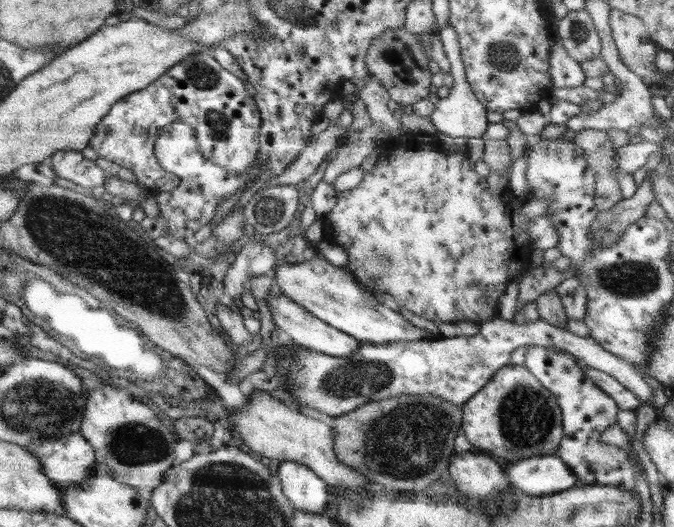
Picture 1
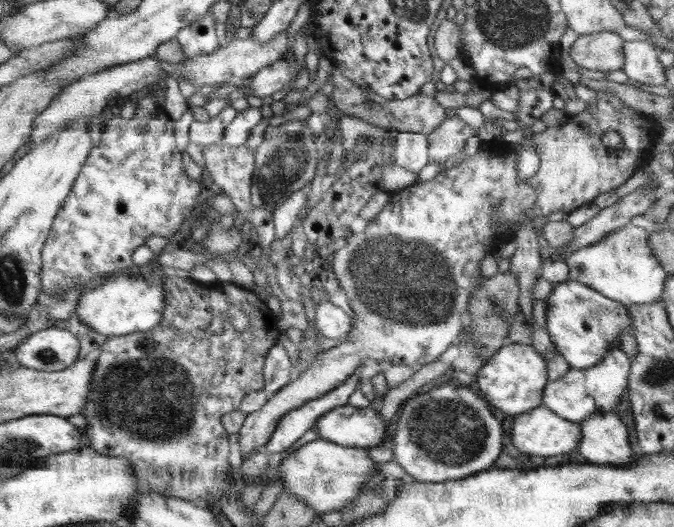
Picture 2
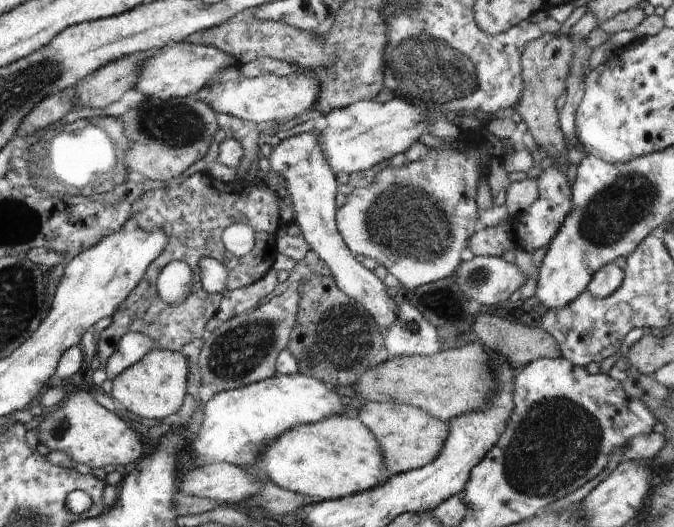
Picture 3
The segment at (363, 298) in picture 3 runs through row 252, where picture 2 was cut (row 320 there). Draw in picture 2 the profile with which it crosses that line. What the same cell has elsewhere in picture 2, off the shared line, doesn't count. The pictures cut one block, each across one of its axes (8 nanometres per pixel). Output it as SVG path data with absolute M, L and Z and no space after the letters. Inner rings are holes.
M320 302L316 306L315 319L320 334L334 342L347 338L352 328L350 314L330 302Z

